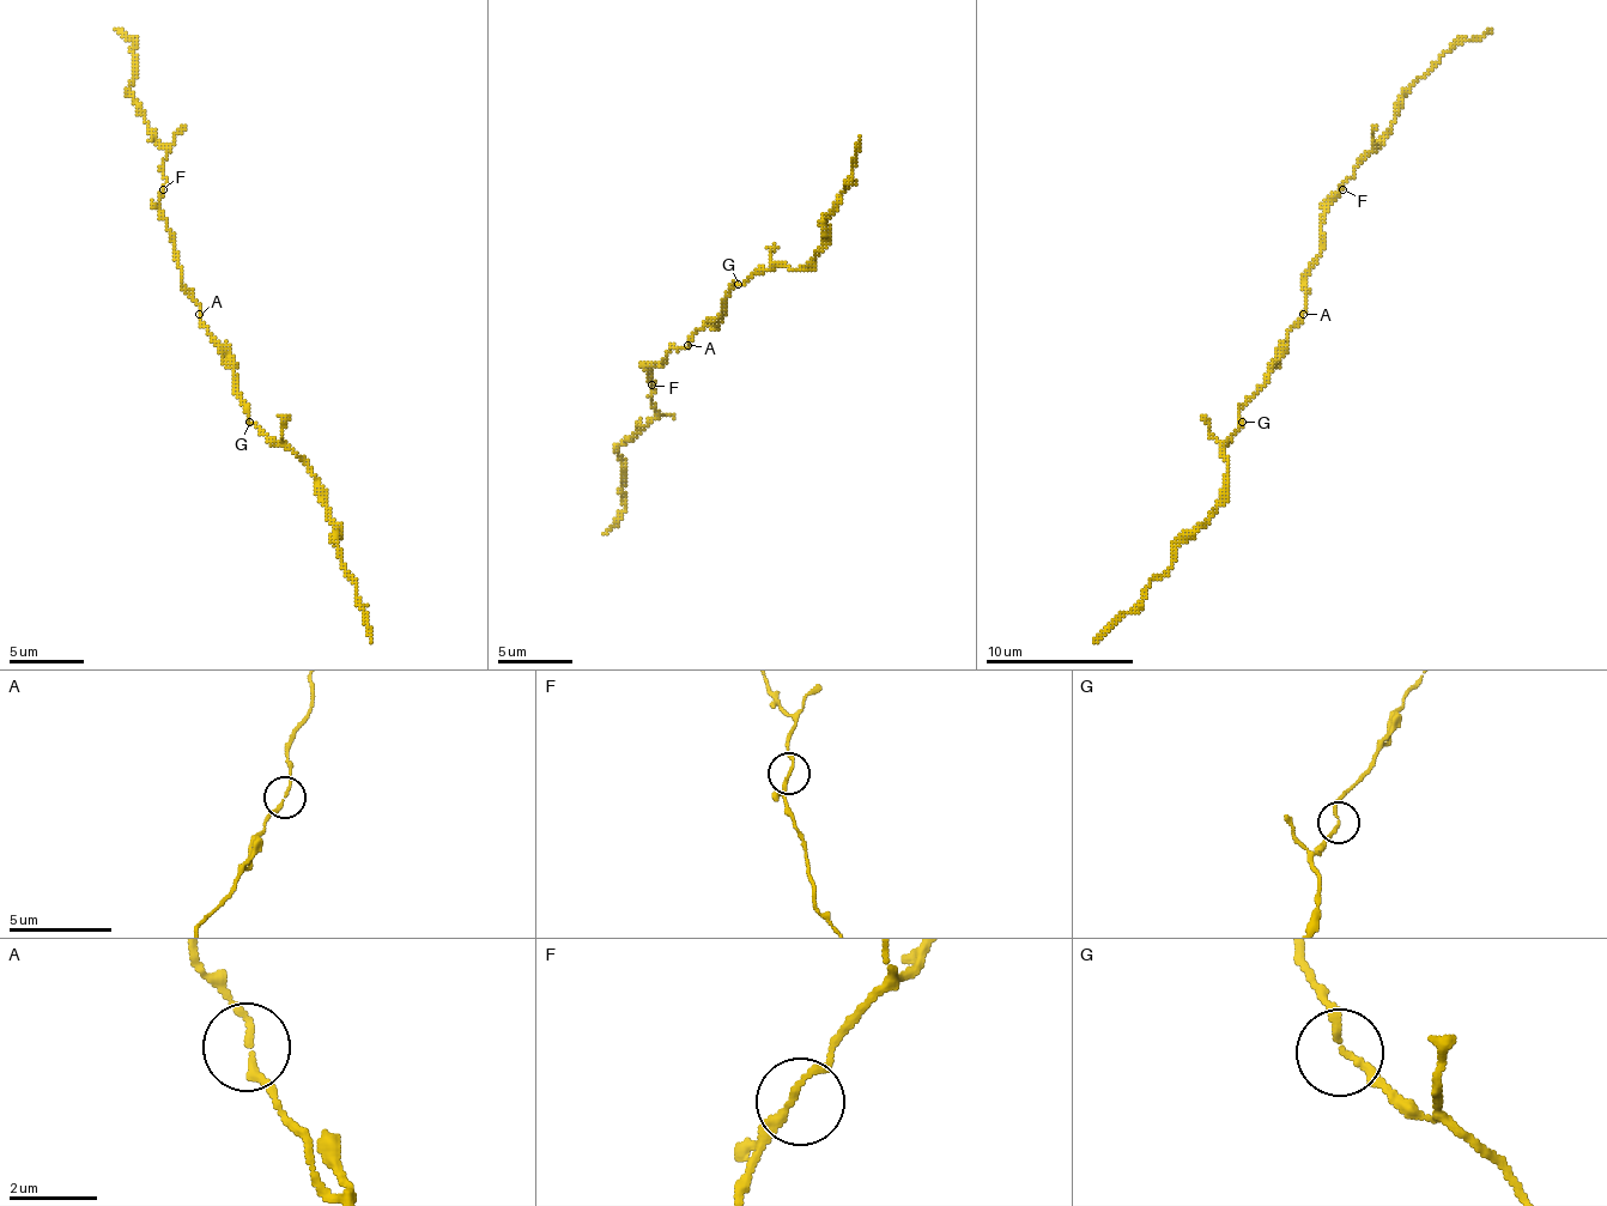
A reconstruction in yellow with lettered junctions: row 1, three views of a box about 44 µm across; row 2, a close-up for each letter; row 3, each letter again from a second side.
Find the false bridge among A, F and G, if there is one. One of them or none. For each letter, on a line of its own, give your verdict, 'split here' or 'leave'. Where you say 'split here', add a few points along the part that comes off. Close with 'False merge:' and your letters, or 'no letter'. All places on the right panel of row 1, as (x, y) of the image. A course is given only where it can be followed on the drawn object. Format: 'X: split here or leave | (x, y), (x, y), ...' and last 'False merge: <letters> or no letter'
A: leave
F: leave
G: leave
False merge: no letter

